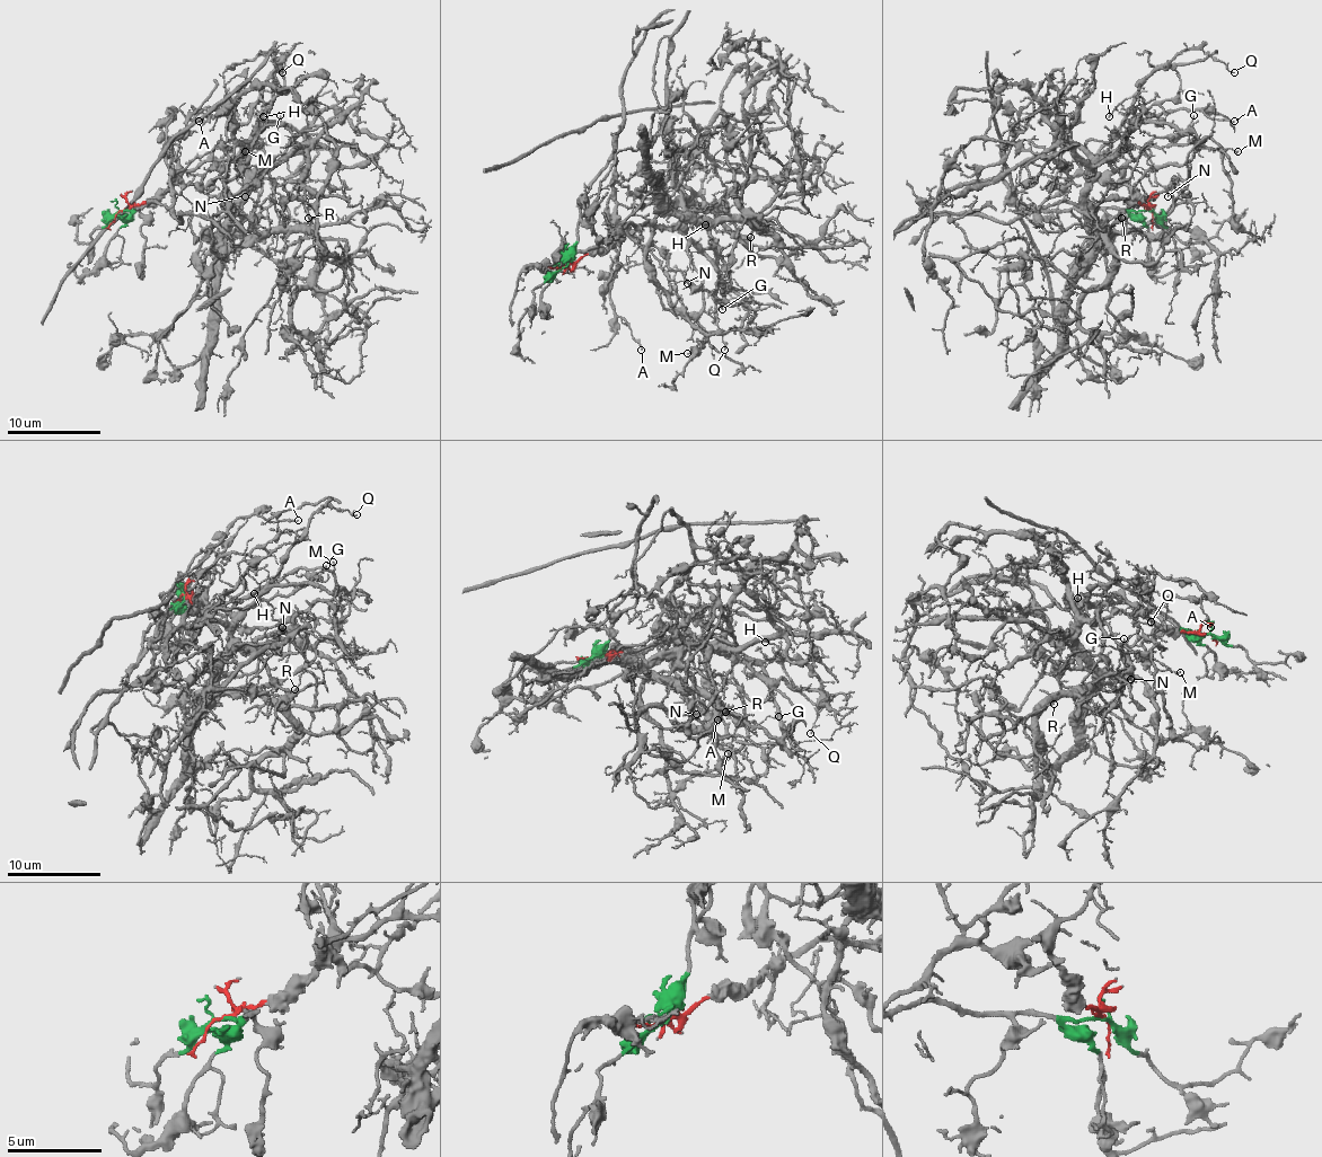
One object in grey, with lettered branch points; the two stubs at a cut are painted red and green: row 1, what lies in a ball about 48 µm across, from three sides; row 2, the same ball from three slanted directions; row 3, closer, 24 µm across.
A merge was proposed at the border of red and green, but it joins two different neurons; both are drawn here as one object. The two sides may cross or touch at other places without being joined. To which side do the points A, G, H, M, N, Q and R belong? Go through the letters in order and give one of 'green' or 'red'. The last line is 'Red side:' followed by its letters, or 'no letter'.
A: green
G: red
H: red
M: green
N: red
Q: red
R: red
Red side: G, H, N, Q, R

